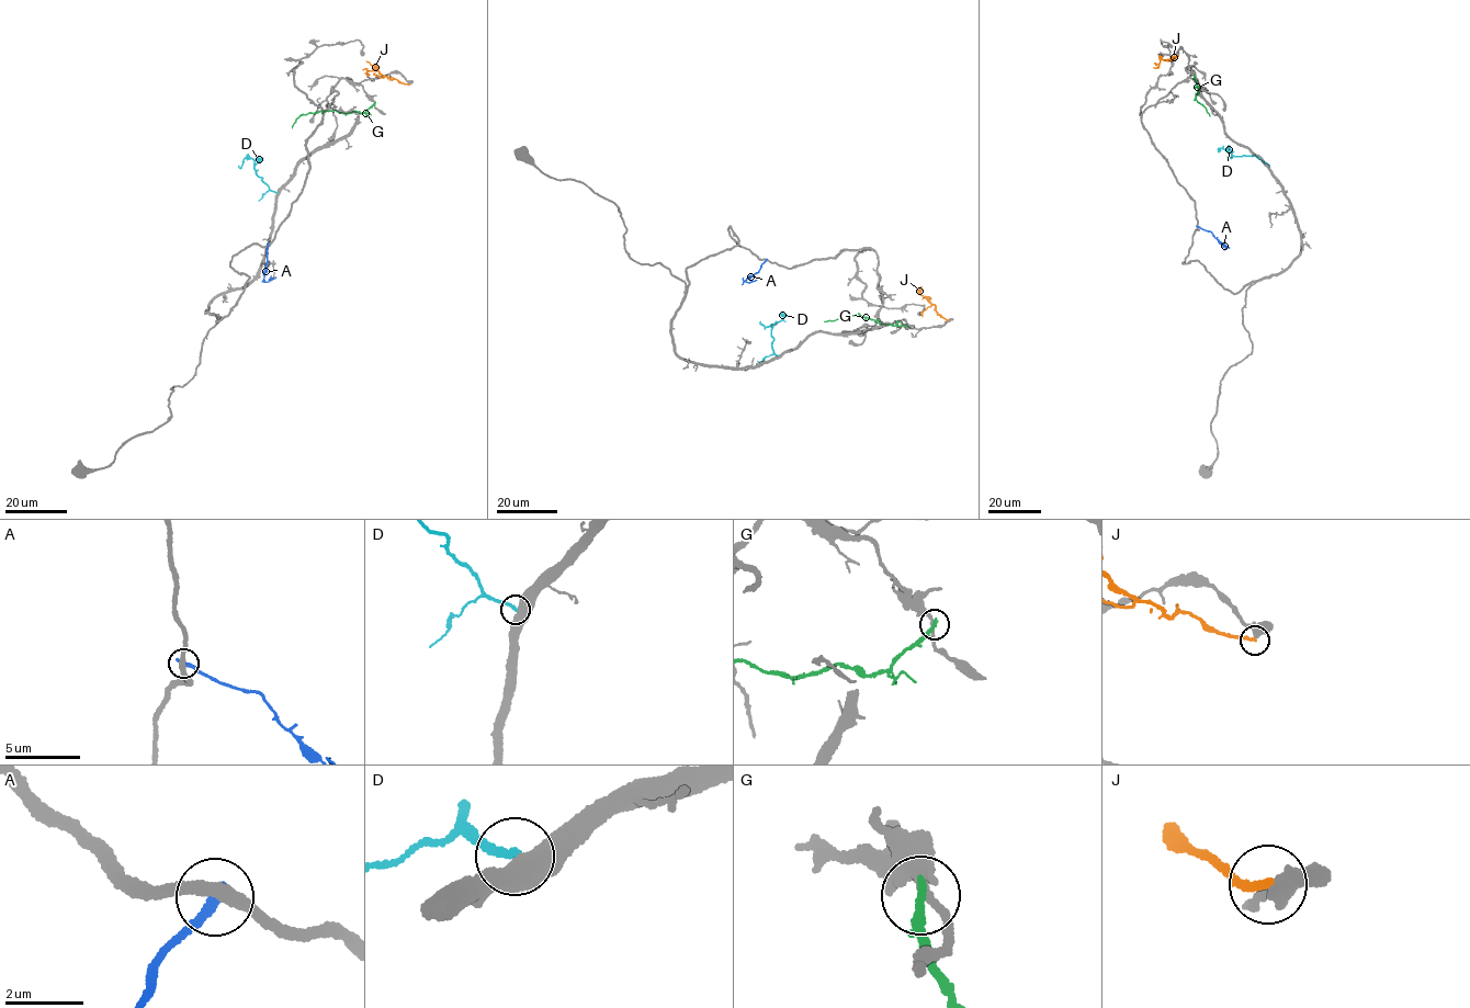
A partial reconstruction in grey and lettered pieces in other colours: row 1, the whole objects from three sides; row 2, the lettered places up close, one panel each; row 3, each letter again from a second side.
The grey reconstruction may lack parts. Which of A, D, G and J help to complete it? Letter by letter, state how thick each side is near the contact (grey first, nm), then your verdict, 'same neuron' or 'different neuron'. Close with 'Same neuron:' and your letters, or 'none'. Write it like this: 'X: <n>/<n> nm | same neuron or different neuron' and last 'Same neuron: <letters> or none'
A: 360/280 nm | different neuron
D: 600/200 nm | same neuron
G: 200/240 nm | different neuron
J: 360/220 nm | different neuron
Same neuron: D

